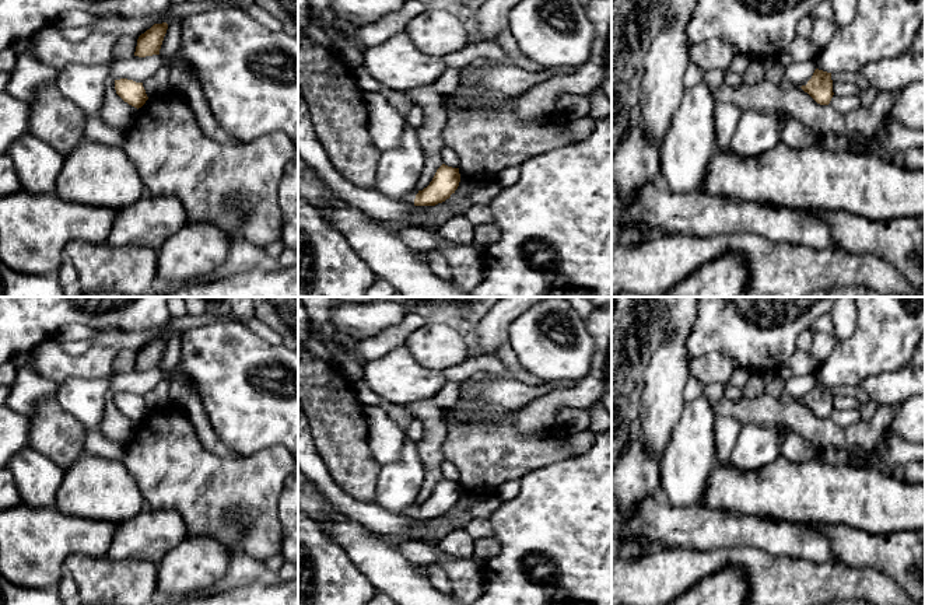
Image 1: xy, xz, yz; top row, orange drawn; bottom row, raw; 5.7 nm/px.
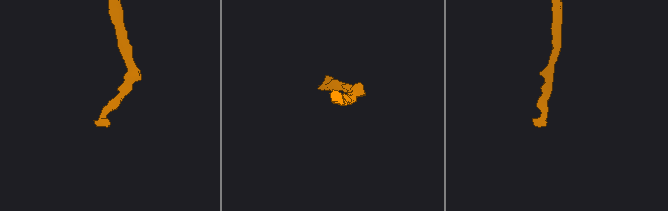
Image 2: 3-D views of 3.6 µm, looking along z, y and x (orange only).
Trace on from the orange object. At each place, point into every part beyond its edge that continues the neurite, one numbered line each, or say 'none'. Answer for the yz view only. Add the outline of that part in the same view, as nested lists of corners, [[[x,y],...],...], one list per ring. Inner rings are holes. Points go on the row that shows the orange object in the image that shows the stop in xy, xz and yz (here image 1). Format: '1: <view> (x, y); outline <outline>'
none

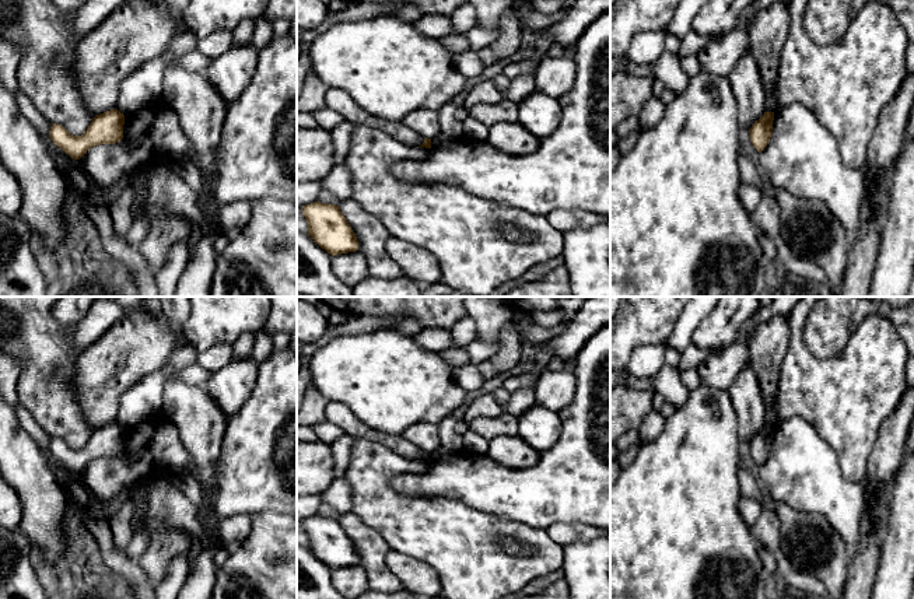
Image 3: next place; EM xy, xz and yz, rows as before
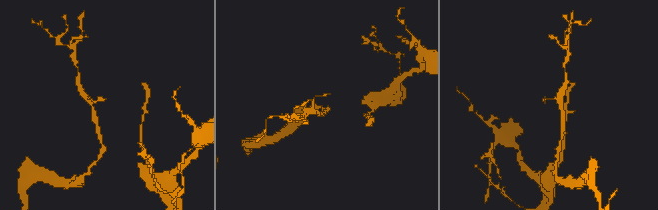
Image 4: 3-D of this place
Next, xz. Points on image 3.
none

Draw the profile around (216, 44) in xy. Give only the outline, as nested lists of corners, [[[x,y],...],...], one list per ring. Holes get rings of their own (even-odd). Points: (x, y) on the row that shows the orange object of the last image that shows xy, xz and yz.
[[[218,29],[204,38],[199,38],[197,49],[209,59],[225,53],[234,45],[232,31]]]

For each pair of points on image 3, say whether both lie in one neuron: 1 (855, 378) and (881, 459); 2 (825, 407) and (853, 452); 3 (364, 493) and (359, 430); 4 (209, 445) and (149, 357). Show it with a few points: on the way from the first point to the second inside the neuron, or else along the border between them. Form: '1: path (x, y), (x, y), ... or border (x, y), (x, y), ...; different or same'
1: border (890, 413), (881, 426), (868, 459), (867, 475); different
2: path (836, 419), (853, 435), (853, 441); same
3: border (356, 437), (378, 441), (389, 449); different
4: border (178, 343), (163, 365); different

